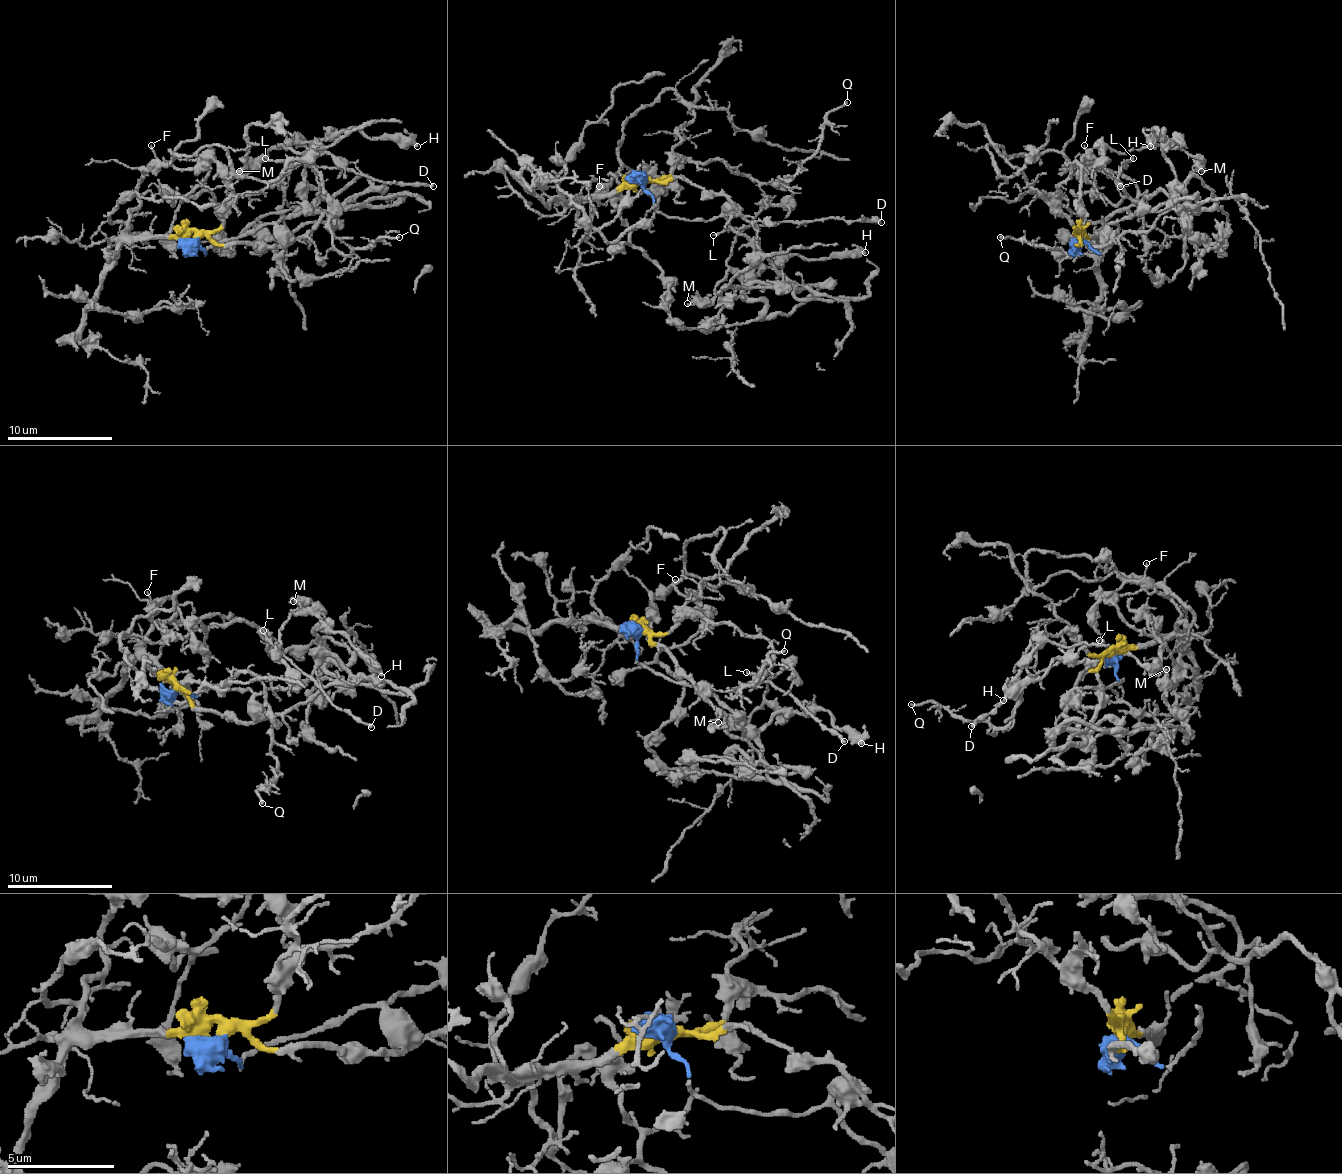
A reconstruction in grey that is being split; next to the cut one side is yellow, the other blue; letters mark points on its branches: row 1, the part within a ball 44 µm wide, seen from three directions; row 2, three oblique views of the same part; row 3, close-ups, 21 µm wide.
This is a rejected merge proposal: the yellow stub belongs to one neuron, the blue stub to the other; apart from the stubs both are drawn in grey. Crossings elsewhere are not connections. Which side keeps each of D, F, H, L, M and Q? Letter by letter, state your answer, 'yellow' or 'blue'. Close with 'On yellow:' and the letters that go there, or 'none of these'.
D: blue
F: yellow
H: blue
L: blue
M: blue
Q: yellow
On yellow: F, Q

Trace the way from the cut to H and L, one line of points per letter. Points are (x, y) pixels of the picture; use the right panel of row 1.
H: (1078, 239), (1102, 252), (1118, 236), (1115, 223), (1173, 194), (1176, 170), (1152, 128), (1157, 136), (1149, 147)
L: (1078, 239), (1102, 252), (1115, 223), (1173, 194), (1173, 141), (1105, 152), (1107, 170), (1134, 157)

